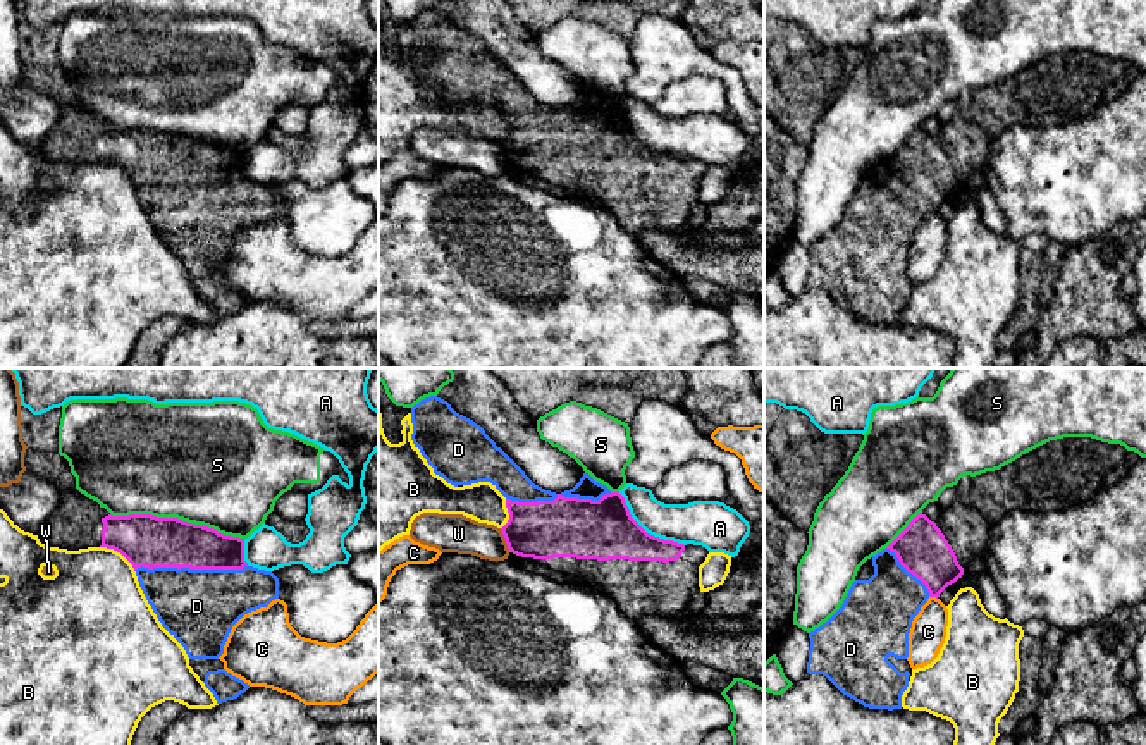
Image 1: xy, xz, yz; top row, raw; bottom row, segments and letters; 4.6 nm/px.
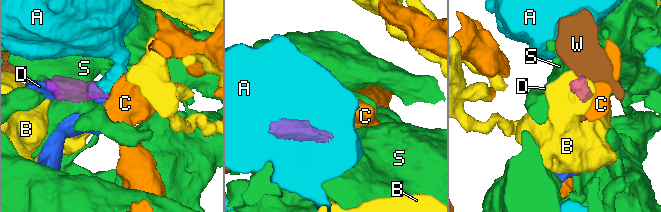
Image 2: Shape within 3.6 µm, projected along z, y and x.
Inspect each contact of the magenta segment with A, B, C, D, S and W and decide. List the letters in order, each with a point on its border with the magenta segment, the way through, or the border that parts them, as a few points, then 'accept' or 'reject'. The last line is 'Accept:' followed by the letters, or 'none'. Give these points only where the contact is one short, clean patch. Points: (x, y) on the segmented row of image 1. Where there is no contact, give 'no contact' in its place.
A: meets magenta in xz at (644, 530); border along xz (618, 492), (628, 513), (647, 532), (683, 546); reject
B: meets magenta in xy at (119, 551); reject
C: meets magenta in yz at (933, 596); reject
D: meets magenta in xy at (190, 568); accept
S: meets magenta in xy at (176, 518); reject
W: meets magenta in xz at (506, 541); border along xz (499, 529), (510, 551); reject
Accept: D

